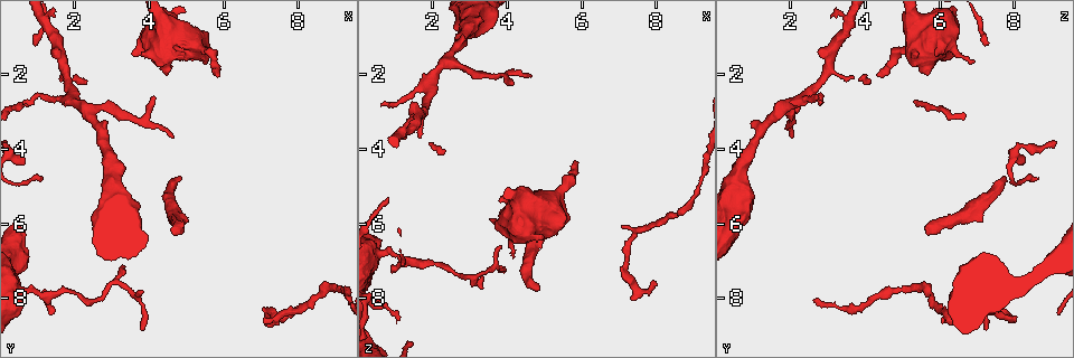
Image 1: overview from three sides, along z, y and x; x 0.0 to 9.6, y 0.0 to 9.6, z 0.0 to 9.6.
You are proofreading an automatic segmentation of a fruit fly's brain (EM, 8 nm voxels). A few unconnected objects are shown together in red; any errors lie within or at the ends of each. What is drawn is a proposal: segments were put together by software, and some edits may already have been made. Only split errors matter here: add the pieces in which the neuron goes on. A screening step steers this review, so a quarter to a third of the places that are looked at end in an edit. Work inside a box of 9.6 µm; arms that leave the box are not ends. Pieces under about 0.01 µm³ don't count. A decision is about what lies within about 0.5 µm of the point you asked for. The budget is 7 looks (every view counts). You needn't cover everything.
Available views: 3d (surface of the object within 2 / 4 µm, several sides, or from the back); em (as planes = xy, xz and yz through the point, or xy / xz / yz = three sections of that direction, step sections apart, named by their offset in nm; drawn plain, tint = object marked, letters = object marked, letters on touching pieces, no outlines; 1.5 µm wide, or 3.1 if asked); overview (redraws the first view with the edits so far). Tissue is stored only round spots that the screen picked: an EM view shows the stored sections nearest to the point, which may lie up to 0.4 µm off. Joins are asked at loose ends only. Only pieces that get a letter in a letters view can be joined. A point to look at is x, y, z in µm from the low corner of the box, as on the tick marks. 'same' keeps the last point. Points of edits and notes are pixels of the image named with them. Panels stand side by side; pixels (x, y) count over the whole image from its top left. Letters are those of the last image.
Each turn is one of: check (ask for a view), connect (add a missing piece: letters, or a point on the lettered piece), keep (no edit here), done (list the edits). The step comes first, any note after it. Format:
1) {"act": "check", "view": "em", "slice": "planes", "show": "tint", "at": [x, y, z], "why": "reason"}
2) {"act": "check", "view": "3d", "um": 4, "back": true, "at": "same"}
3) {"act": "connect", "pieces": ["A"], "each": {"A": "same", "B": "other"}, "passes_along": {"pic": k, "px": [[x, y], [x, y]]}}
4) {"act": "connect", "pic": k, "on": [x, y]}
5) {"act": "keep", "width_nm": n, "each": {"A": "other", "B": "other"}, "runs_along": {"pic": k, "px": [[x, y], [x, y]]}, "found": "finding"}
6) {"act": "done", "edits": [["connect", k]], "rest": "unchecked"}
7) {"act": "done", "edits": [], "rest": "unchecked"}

{"act": "check", "view": "em", "slice": "planes", "show": "tint", "at": [8.05, 8.20, 7.65], "why": "thin end"}

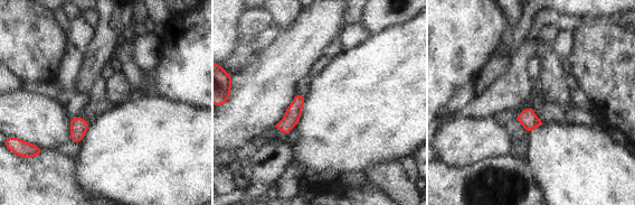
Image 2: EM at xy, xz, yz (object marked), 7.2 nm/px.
{"act": "check", "view": "em", "slice": "planes", "show": "letters", "at": "same"}

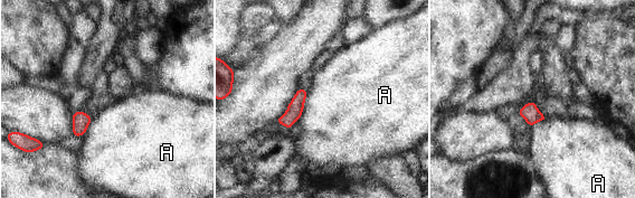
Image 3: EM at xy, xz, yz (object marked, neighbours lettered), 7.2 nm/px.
{"act": "keep", "each": {"A": "other"}, "border": {"pic": 3, "px": [[307, 91], [303, 112], [299, 120]]}, "found": "none of them fits"}

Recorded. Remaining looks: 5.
{"act": "check", "view": "em", "slice": "planes", "show": "letters", "at": [4.65, 6.20, 5.70], "why": "free end"}

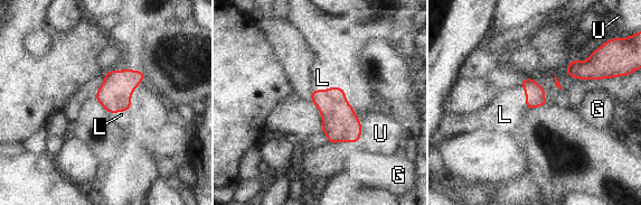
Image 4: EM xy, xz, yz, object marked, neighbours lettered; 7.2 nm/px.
{"act": "connect", "pieces": ["L"], "each": {"G": "other", "L": "same", "U": "other"}, "passes_along": {"pic": 4, "px": [[535, 94], [526, 95], [505, 114]]}, "found": "the neuron continues"}

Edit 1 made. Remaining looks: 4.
{"act": "check", "view": "em", "slice": "yz", "step": 8, "show": "tint", "at": [0.65, 2.65, 2.80], "why": "an open end"}

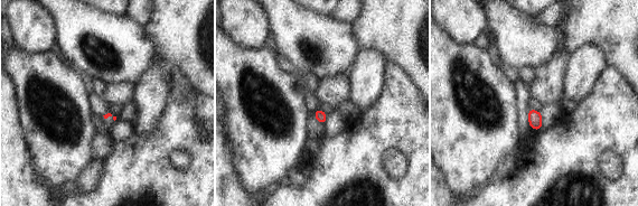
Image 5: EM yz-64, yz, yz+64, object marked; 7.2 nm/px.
{"act": "check", "view": "em", "slice": "planes", "show": "letters", "at": "same", "why": "cut it another way"}

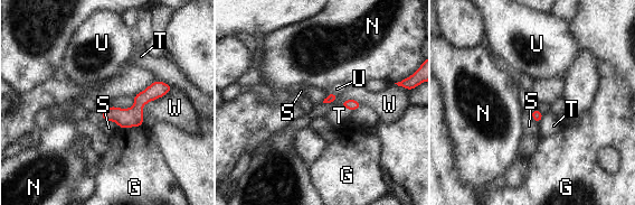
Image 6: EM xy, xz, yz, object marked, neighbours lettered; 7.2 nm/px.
{"act": "connect", "pieces": ["S"], "each": {"G": "other", "N": "other", "S": "same", "T": "other", "U": "other", "W": "other"}, "passes_along": {"pic": 6, "px": [[133, 117], [110, 120], [109, 128]]}, "found": "the neuron continues"}

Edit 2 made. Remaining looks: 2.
{"act": "done", "edits": [["connect", 4], ["connect", 6]], "rest": "unchecked"}

